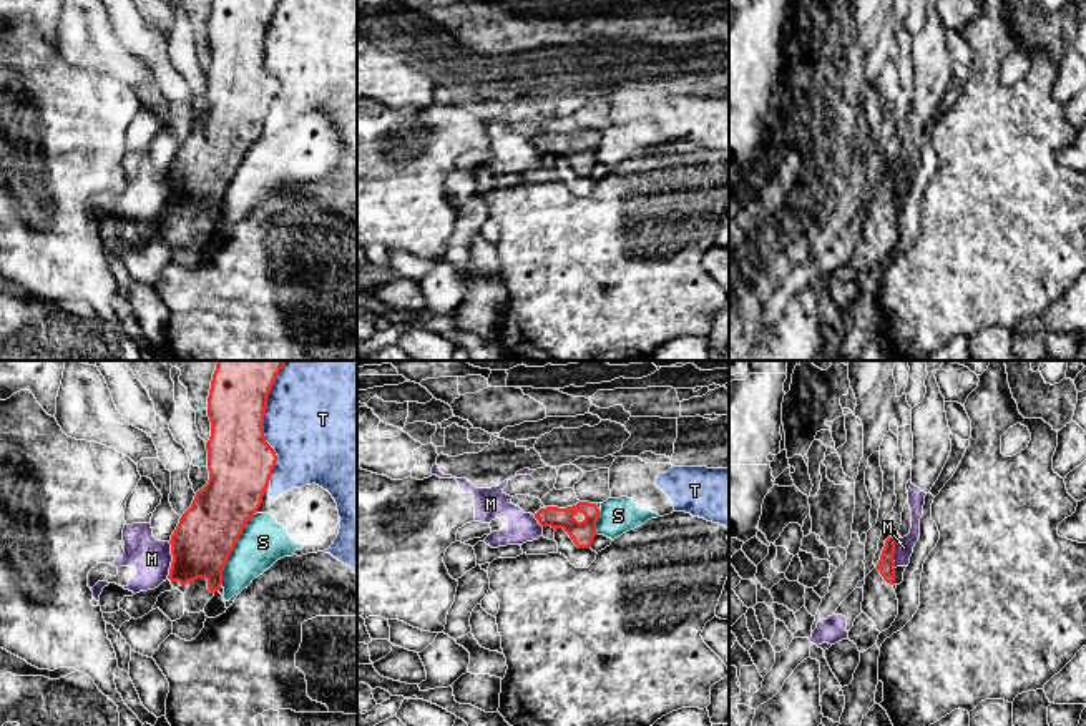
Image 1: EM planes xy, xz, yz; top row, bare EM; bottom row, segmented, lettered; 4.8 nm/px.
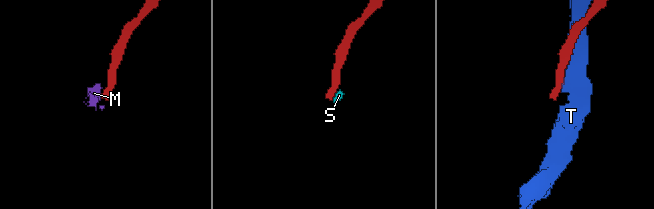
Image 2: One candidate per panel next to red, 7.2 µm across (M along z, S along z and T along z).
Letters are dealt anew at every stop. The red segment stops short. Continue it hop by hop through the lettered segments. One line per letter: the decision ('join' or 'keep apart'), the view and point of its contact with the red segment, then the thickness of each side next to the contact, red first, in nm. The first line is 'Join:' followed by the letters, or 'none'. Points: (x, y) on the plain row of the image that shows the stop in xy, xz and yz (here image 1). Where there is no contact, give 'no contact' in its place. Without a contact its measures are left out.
Join: none
M: keep apart | xy (173, 188) | 300/190 nm
S: keep apart | xy (233, 176) | 300/220 nm
T: keep apart | xy (263, 53) | 320/480 nm

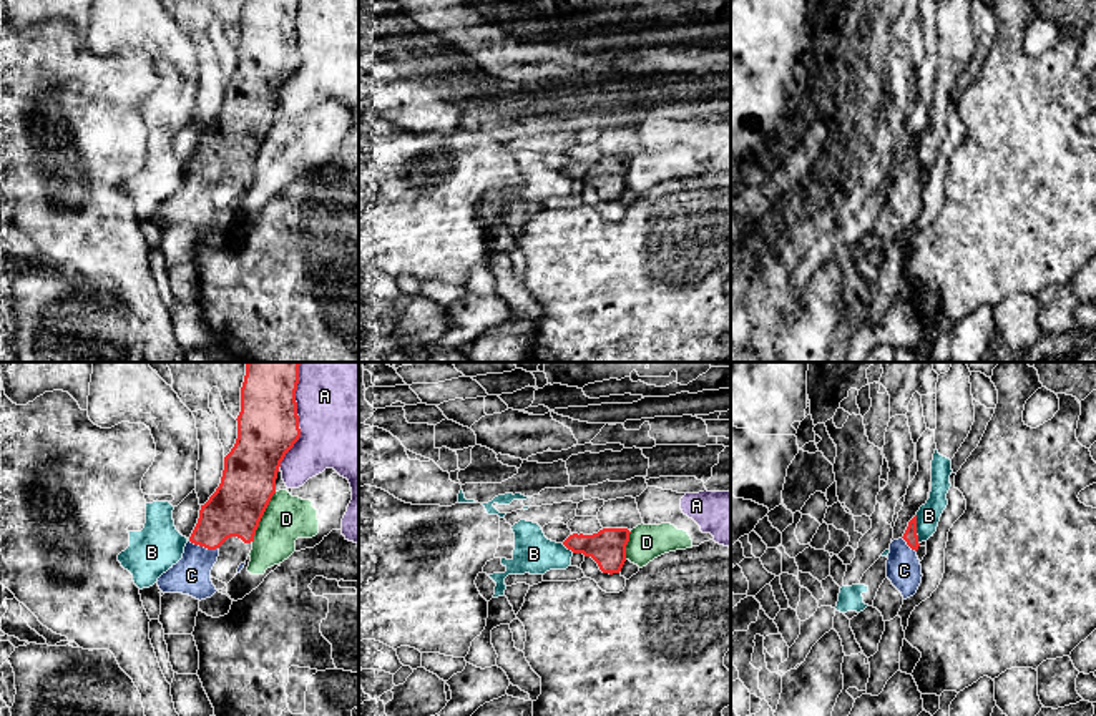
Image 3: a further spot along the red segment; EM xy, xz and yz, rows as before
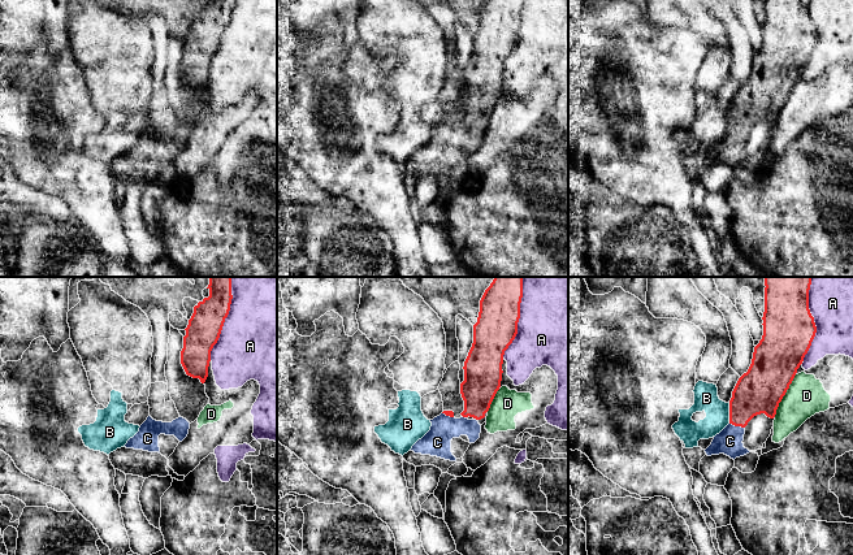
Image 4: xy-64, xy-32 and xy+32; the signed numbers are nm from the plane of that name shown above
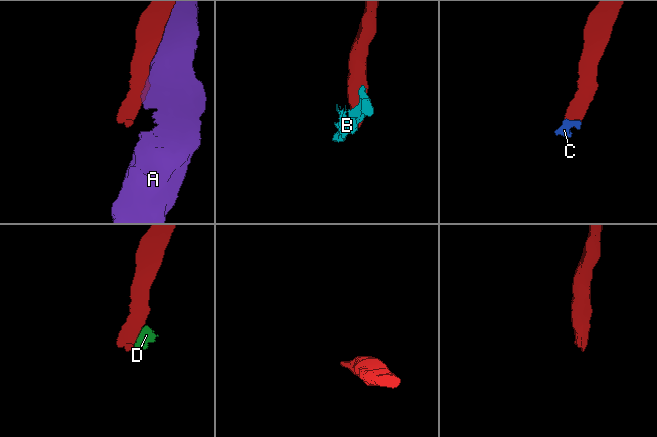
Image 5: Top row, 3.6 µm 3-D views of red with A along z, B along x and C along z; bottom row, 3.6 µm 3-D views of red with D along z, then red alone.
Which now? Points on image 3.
Join: C
A: keep apart | xy (298, 49) | 300/480 nm
B: keep apart | yz (915, 158) | 70/110 nm
C: join | xy (203, 173) | 260/190 nm
D: keep apart | xy (261, 145) | 260/220 nm

